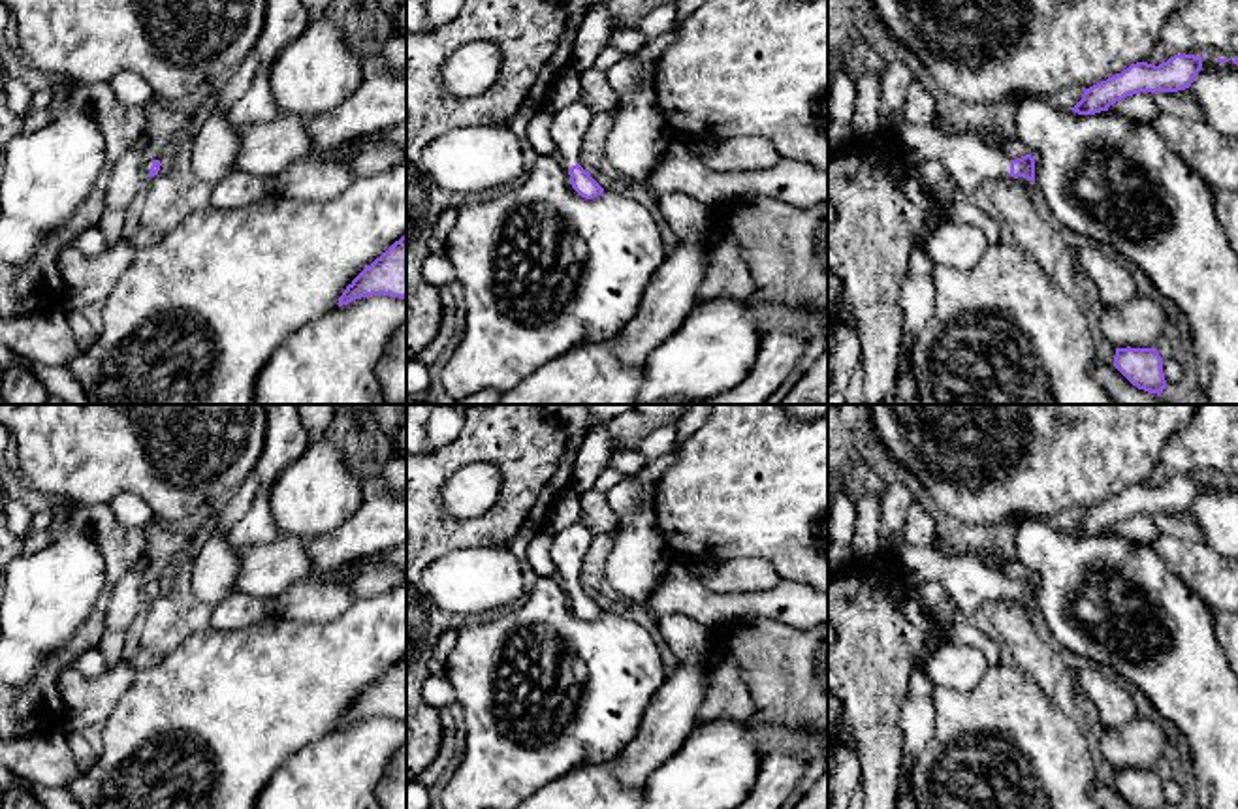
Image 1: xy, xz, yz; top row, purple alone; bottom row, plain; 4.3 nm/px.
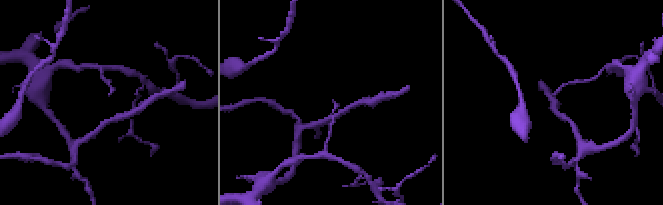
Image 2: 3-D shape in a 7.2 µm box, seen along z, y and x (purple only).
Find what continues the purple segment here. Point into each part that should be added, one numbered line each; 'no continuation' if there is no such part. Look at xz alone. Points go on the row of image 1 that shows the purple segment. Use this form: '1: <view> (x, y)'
1: xz (569, 128)

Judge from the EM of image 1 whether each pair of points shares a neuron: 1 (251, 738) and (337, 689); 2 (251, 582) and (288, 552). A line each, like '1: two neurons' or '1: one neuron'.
1: one neuron
2: one neuron

